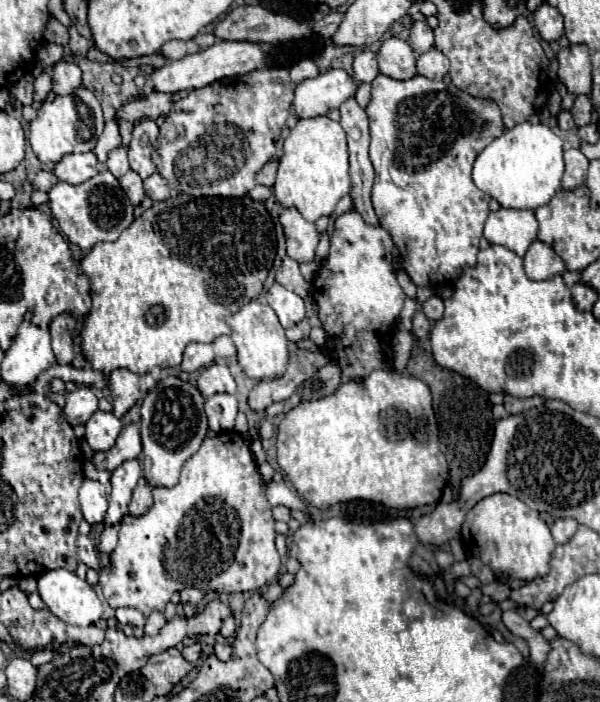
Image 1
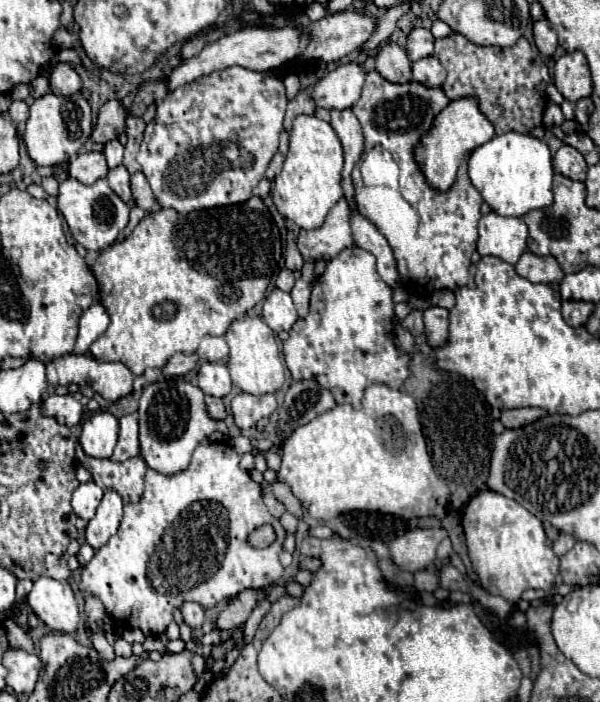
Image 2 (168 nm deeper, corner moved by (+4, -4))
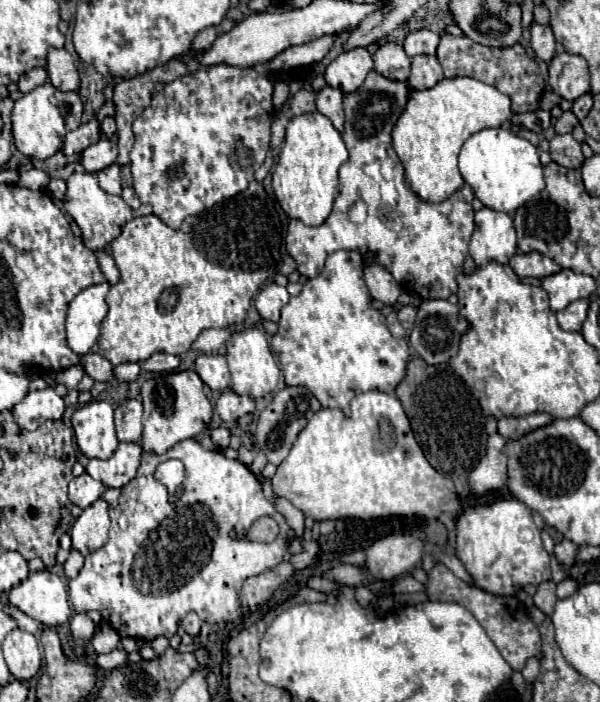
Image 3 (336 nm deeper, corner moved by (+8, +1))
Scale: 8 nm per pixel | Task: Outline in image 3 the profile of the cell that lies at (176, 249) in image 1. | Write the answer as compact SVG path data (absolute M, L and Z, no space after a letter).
M252 181L244 193L226 199L200 215L186 217L180 229L168 227L160 217L134 217L116 237L108 253L120 271L120 281L108 291L108 315L100 327L100 341L94 351L112 365L146 361L152 353L164 351L184 355L204 329L224 329L246 319L252 297L280 263L282 227L274 205L258 181Z

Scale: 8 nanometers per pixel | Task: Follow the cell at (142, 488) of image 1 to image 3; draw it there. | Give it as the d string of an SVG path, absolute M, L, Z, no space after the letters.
M120 443L110 459L106 461L90 459L86 465L86 473L92 479L104 483L106 487L120 489L134 479L140 467L140 457L142 457L142 447L138 443L132 445Z

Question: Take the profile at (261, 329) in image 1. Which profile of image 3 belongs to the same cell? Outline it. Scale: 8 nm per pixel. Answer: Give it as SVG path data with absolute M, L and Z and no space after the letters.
M250 327L246 331L234 331L230 335L230 339L226 341L226 349L228 349L226 359L228 359L228 367L230 367L230 375L232 375L232 389L236 393L260 399L276 389L280 369L270 351L266 335L258 327Z

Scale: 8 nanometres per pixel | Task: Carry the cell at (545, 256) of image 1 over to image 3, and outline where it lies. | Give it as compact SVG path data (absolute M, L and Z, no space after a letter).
M532 251L532 253L516 253L510 259L510 267L520 277L548 277L548 275L560 271L560 265L556 265L552 259L544 257L538 251Z

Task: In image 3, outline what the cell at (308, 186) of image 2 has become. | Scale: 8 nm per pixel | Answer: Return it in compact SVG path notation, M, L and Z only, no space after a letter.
M318 111L292 117L286 125L286 141L272 173L272 189L284 213L310 227L322 225L338 195L338 169L346 159L348 151L342 135L334 129L328 117Z

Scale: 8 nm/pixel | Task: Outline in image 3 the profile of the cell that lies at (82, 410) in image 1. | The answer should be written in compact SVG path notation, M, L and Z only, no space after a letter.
M46 387L42 391L28 393L28 397L24 397L24 401L12 409L12 415L22 429L32 431L46 419L62 419L64 409L64 399L52 387Z

